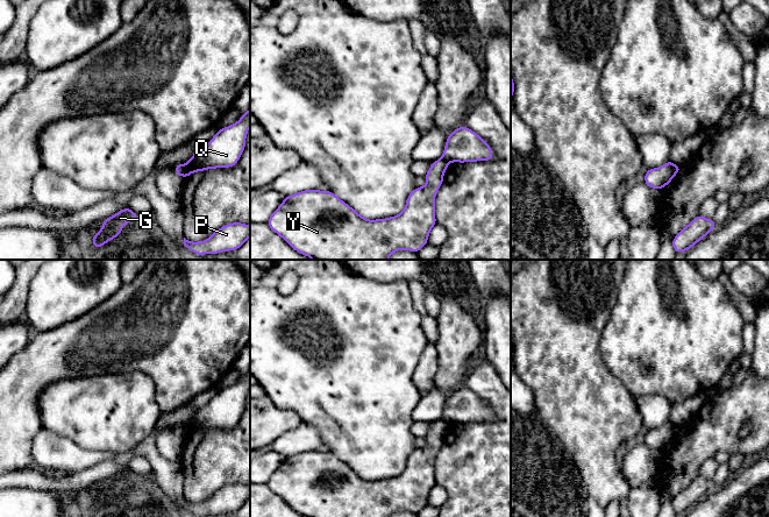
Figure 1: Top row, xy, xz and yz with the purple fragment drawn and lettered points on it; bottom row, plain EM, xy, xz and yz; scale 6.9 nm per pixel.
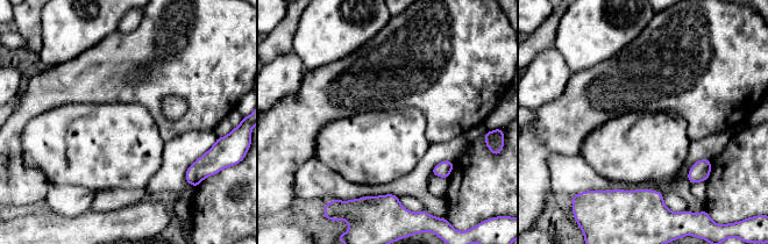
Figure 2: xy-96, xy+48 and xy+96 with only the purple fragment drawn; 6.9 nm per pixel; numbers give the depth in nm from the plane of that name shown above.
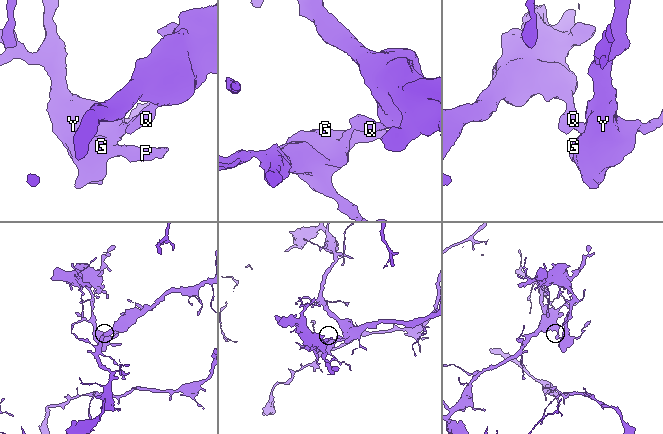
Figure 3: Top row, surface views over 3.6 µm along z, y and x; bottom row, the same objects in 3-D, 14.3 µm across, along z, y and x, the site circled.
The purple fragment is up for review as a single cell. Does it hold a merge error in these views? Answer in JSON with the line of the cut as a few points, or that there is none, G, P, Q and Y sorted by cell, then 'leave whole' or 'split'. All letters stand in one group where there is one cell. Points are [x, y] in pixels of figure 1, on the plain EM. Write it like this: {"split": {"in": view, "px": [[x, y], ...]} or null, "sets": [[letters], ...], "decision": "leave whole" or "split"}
{"split": {"in": "xy", "px": [[184, 425], [185, 433], [182, 437]]}, "sets": [["G", "P", "Y"], ["Q"]], "decision": "split"}

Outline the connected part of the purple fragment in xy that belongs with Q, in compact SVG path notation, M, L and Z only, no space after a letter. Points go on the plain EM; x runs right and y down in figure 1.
M250 370L241 380L228 388L219 390L208 405L197 410L191 420L184 425L184 439L190 434L215 429L234 427L244 409L248 390L250 389Z

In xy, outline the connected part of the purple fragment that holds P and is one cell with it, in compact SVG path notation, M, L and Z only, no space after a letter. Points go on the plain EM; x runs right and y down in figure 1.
M232 483L220 488L207 501L192 503L184 498L184 507L197 516L219 515L238 510L250 498L250 487Z

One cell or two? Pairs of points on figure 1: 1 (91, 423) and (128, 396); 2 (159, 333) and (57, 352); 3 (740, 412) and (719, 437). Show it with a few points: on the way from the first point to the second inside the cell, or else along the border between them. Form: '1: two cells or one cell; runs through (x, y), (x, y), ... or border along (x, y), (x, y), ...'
1: one cell; runs through (100, 413), (114, 401), (119, 401)
2: one cell; runs through (134, 333), (125, 333), (83, 347)
3: one cell; runs through (734, 418), (721, 431)

